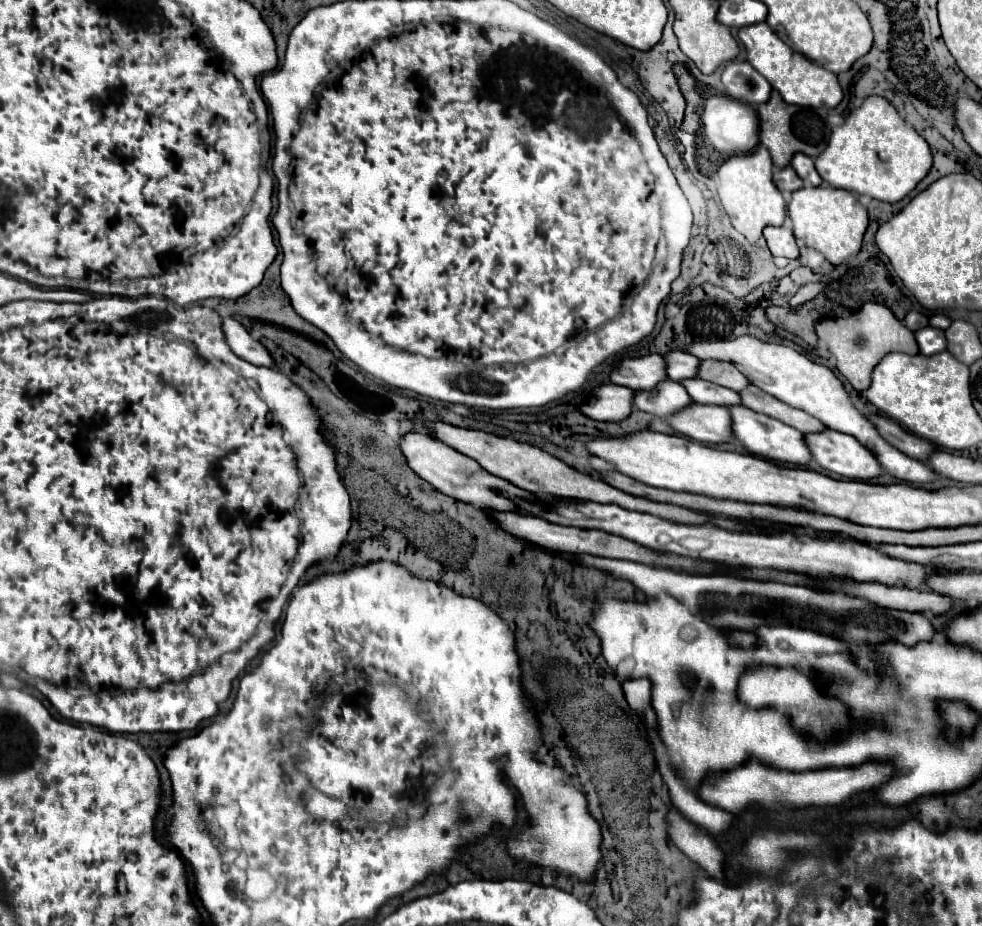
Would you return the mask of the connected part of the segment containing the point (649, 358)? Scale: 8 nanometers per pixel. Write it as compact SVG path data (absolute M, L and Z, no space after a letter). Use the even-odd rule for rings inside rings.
M647 354L639 358L623 358L609 374L609 380L631 390L649 390L657 382L665 380L665 362L659 354Z

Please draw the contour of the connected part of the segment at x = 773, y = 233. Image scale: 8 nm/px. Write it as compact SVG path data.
M767 226L763 230L763 236L767 240L767 246L771 250L773 256L785 256L785 258L797 258L799 256L799 248L795 244L795 236L789 228L775 228L775 226Z

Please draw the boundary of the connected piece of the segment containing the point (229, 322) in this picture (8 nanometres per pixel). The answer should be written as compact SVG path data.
M225 318L225 320L223 320L223 332L225 332L225 336L227 336L227 344L231 344L231 350L233 350L239 358L243 358L243 360L247 360L247 362L251 362L251 364L255 364L255 366L275 368L275 362L273 362L273 358L269 356L267 348L265 348L261 342L253 340L253 338L249 336L249 332L243 328L243 324L239 324L239 322L233 320L233 318Z

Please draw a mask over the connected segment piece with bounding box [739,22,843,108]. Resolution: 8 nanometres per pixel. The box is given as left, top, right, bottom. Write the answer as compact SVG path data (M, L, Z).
M765 22L745 26L739 30L739 40L743 42L747 50L747 62L767 78L767 82L781 92L783 100L787 104L797 104L797 106L811 106L811 108L835 108L841 98L841 86L839 80L833 72L825 70L823 66L817 66L815 62L807 60L805 56L793 52Z

